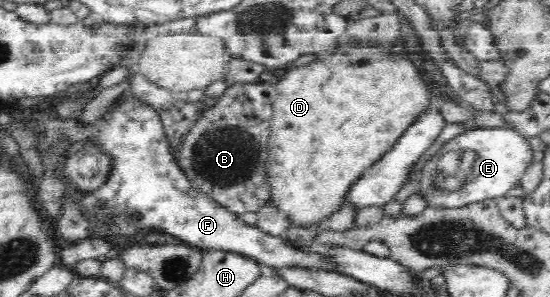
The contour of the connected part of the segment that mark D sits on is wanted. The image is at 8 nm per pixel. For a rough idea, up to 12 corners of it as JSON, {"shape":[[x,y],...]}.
{"shape":[[343,37],[276,85],[270,203],[317,227],[432,87]]}

